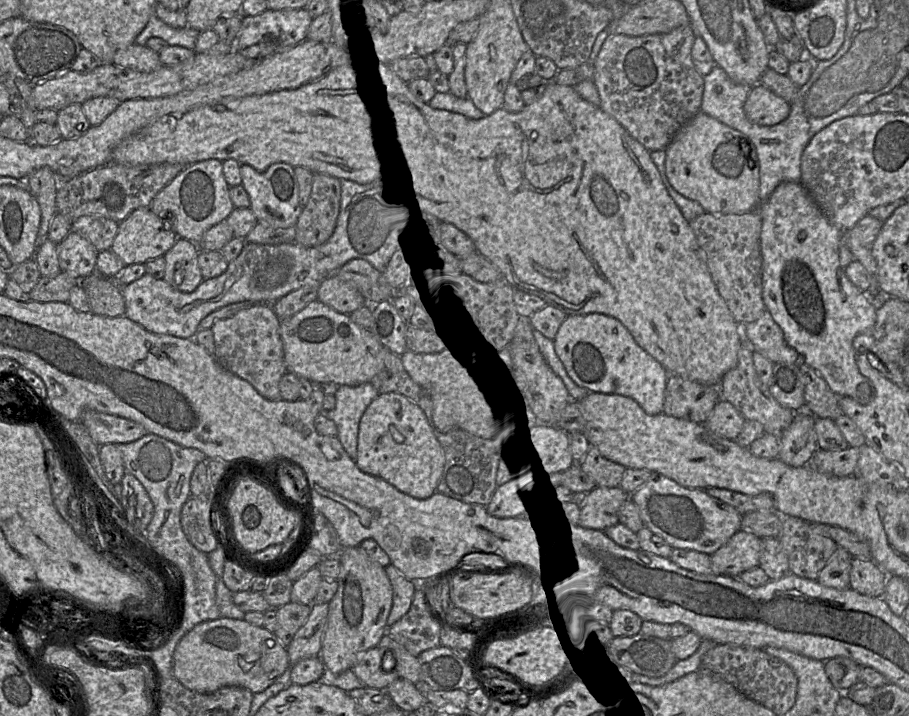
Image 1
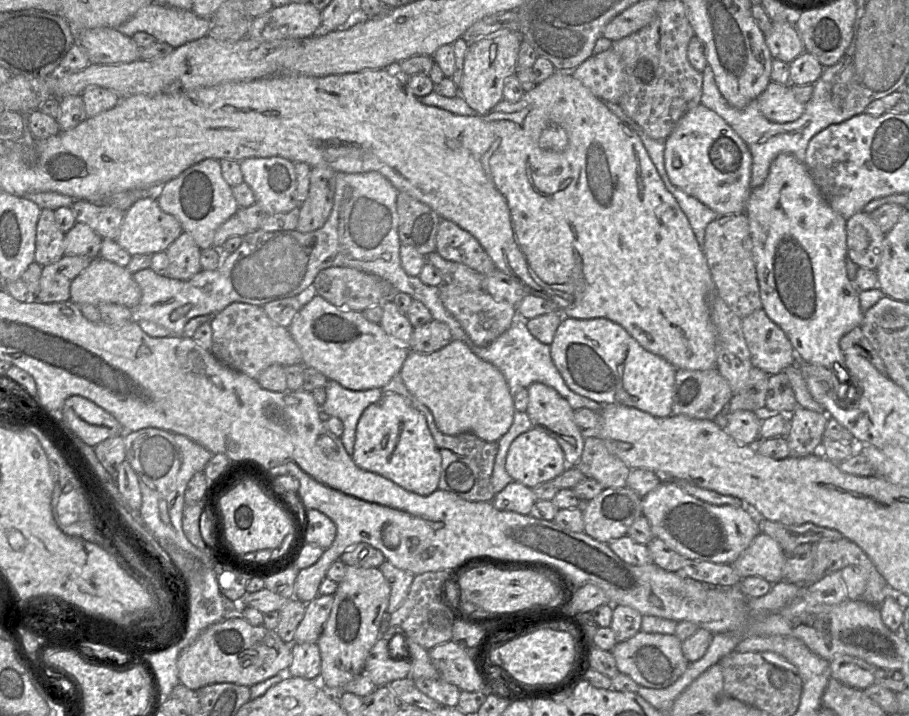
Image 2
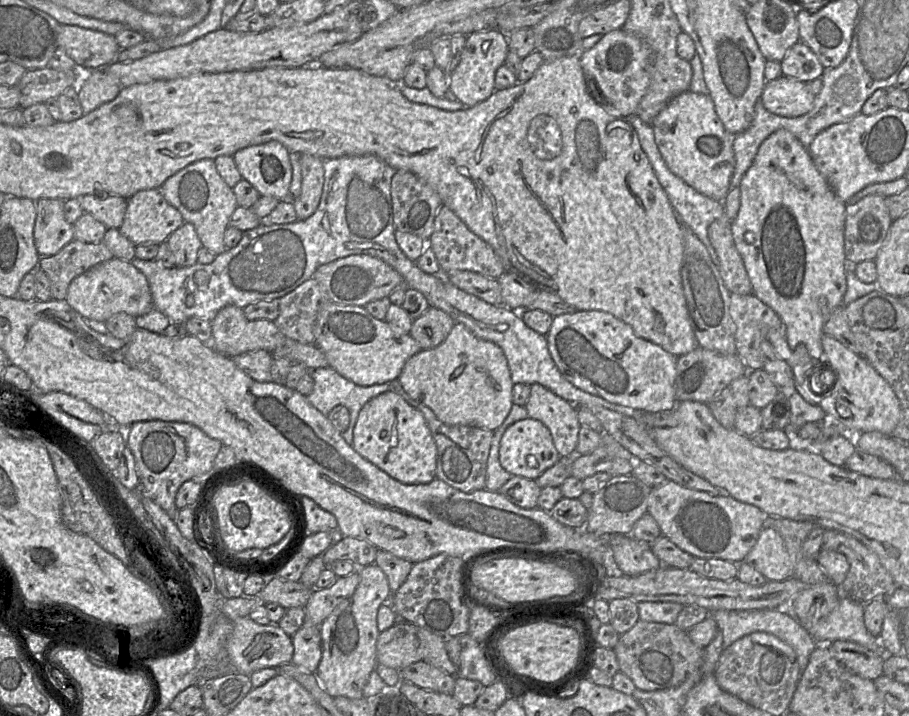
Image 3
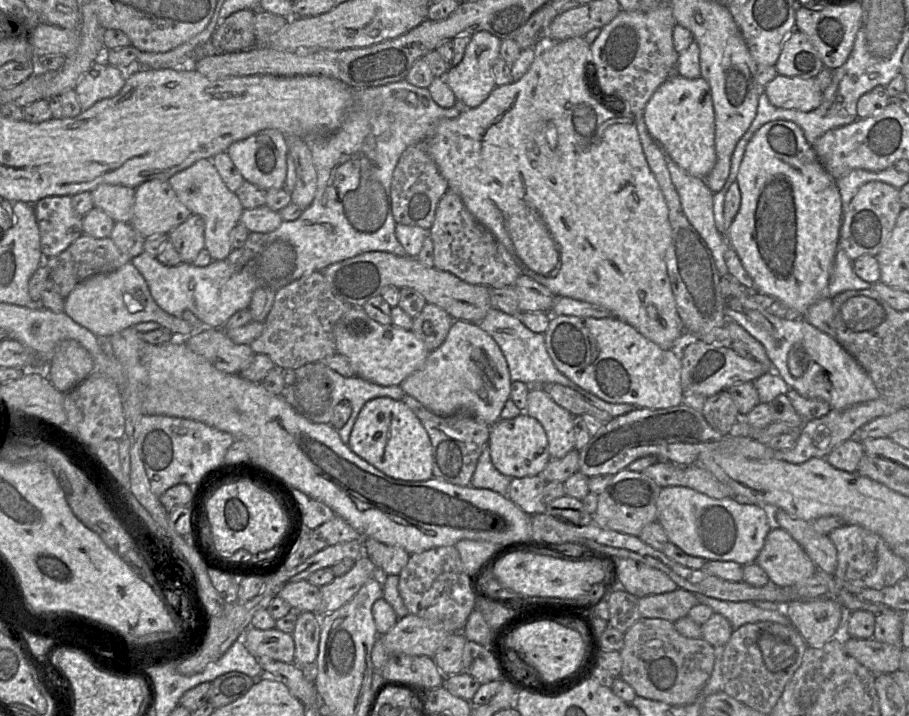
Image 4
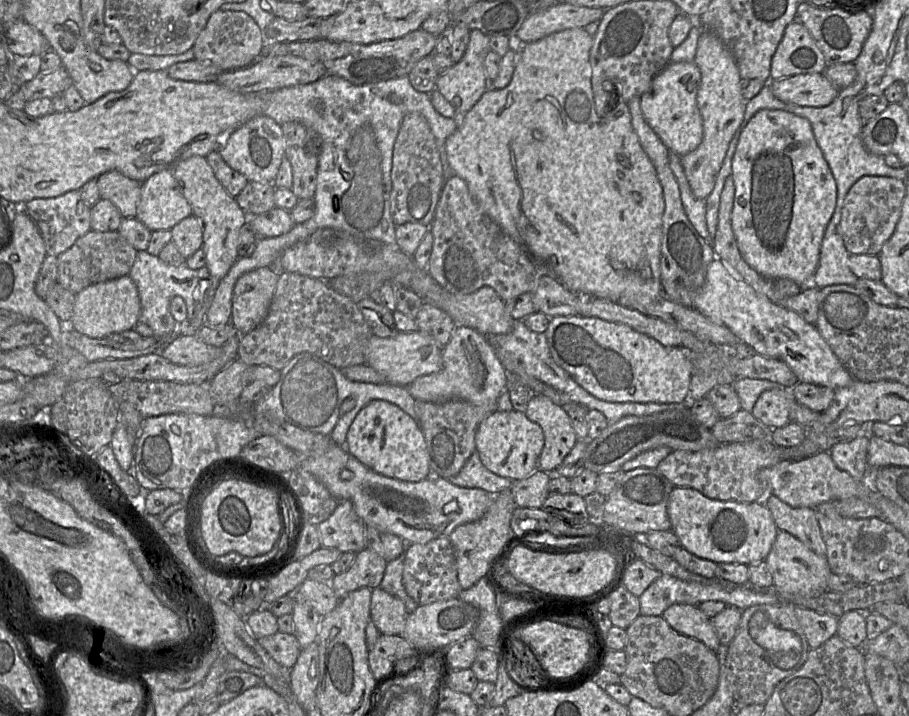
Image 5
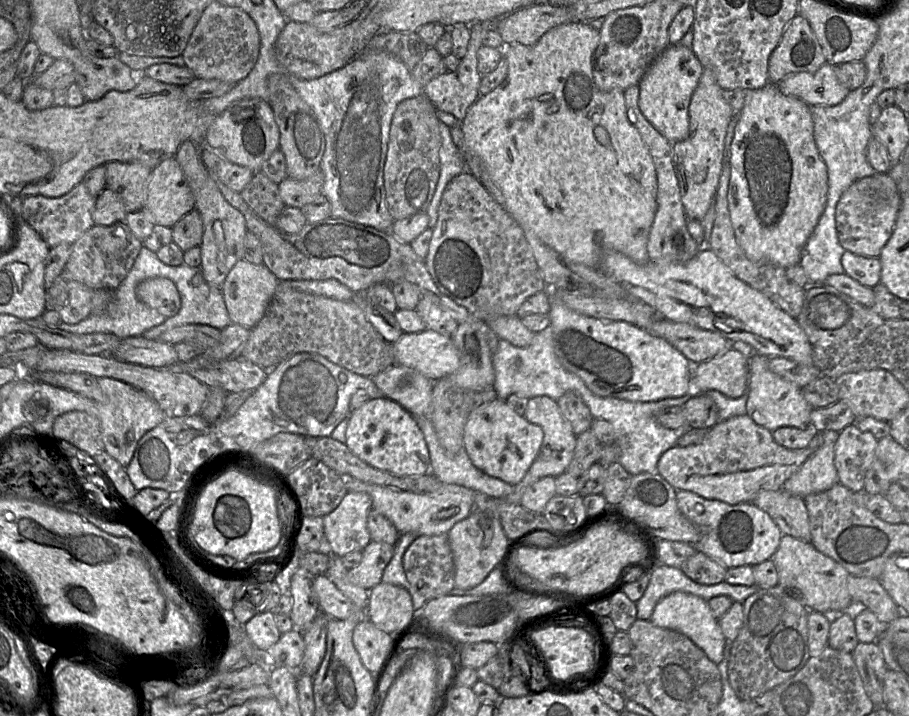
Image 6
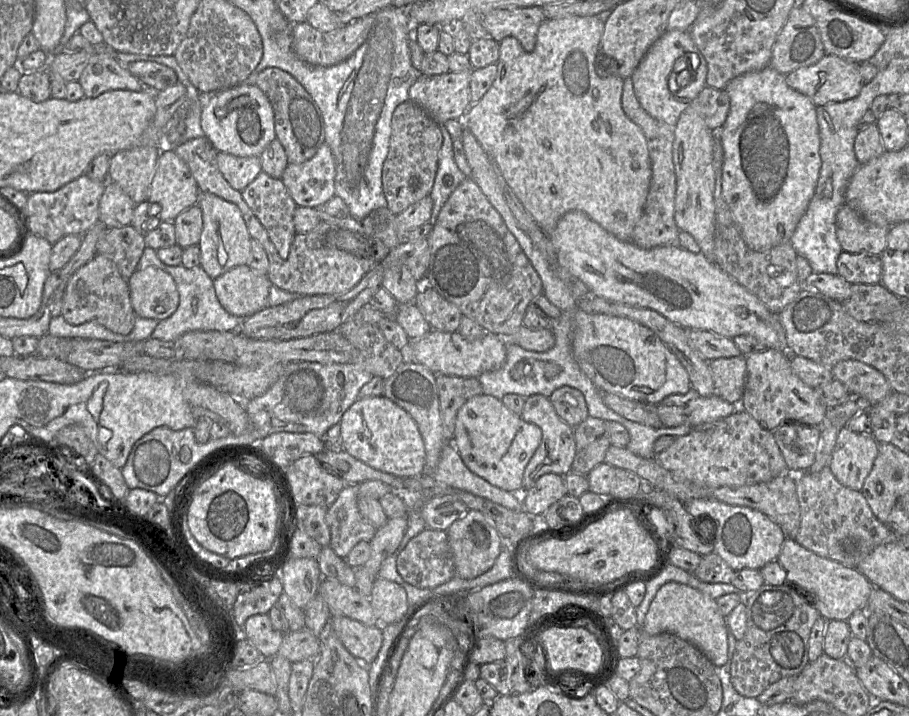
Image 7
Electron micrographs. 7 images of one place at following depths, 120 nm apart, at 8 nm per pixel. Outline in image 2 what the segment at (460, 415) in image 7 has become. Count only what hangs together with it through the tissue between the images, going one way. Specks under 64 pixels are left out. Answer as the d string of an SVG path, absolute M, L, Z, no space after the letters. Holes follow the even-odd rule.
M535 426L514 439L505 459L505 469L510 477L529 488L552 481L566 466L564 453L558 442L545 430Z

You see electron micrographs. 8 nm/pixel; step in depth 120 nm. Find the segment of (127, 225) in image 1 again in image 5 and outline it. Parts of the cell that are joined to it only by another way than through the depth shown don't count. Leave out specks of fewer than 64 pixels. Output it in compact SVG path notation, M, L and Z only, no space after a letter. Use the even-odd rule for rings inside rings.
M162 170L142 183L136 218L151 232L170 230L191 215L192 208L172 171Z

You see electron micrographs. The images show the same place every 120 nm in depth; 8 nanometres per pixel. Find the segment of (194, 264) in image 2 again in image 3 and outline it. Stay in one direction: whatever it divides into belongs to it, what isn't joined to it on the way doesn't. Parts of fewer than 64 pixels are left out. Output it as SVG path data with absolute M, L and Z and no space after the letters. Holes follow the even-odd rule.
M184 222L165 242L173 255L175 267L188 267L197 262L202 244L192 224Z

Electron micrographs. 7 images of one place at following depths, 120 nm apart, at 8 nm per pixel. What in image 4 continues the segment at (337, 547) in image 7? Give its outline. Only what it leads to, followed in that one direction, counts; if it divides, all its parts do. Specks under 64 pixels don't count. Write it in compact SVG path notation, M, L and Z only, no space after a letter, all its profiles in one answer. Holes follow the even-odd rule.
M337 515L310 531L310 541L316 552L338 543L353 540L362 540L362 537L343 518Z

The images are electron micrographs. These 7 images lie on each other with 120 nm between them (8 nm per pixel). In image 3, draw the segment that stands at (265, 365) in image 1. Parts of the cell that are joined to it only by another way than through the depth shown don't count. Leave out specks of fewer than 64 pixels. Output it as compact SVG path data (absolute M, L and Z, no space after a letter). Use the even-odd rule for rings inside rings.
M234 305L223 307L211 323L211 342L216 351L227 356L234 357L245 352L265 350L274 357L284 357L291 363L300 363L309 370L328 367L327 359L316 345L303 344L285 336L276 326L274 321L266 319L248 320L242 308Z

